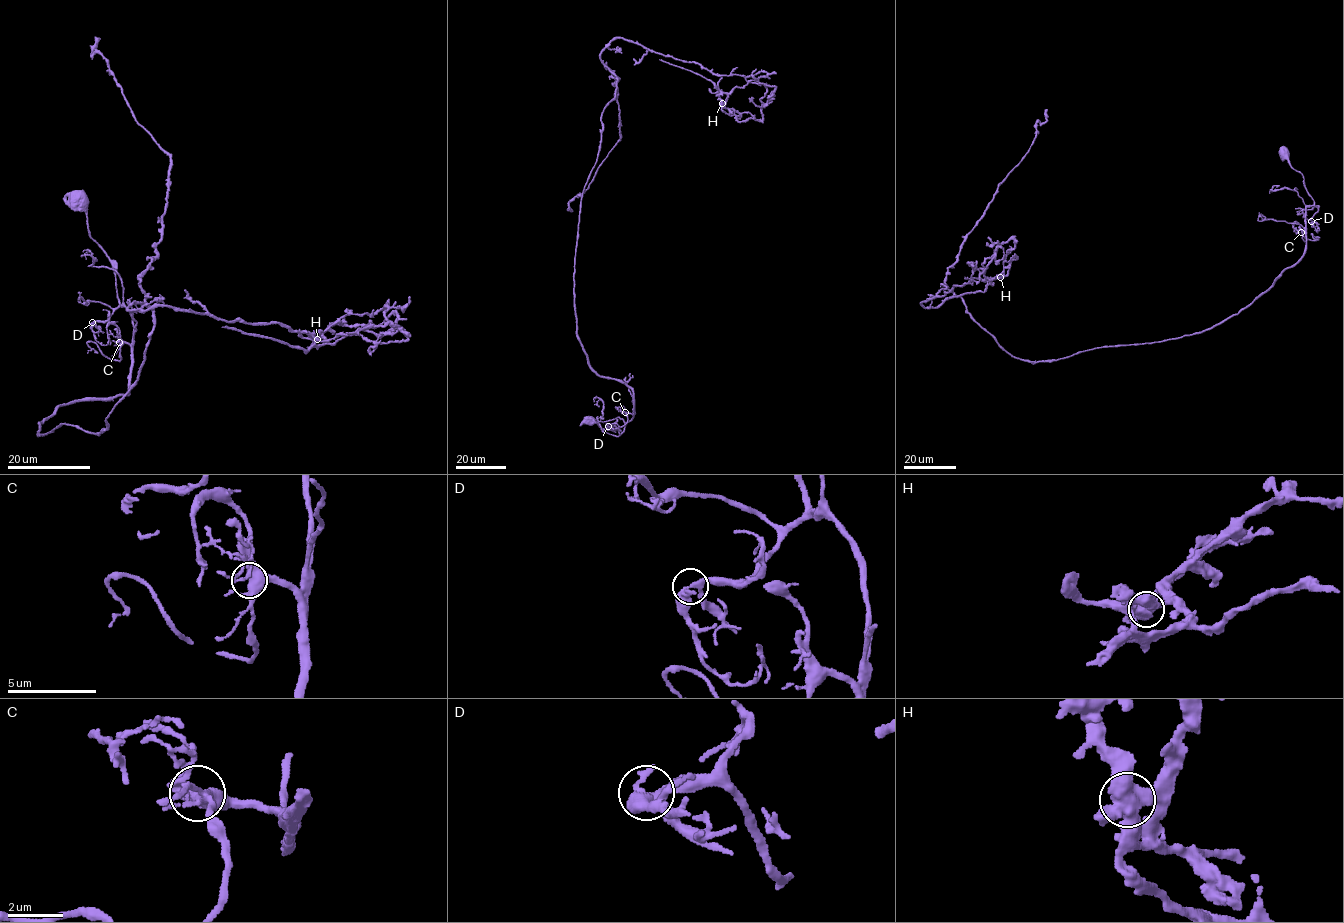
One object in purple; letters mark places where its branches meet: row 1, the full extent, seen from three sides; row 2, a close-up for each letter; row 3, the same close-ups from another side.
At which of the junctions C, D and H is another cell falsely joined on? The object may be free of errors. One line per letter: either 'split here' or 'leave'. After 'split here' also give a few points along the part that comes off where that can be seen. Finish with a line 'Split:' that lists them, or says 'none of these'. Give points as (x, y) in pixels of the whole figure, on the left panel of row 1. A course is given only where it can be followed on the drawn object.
C: leave
D: leave
H: split here | (318, 339), (332, 343), (355, 334), (387, 342), (406, 339), (395, 312), (370, 327), (372, 320)
Split: H

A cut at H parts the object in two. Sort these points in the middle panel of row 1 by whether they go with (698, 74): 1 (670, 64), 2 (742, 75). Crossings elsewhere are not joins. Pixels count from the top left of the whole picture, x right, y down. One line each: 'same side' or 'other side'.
1: same side
2: other side

